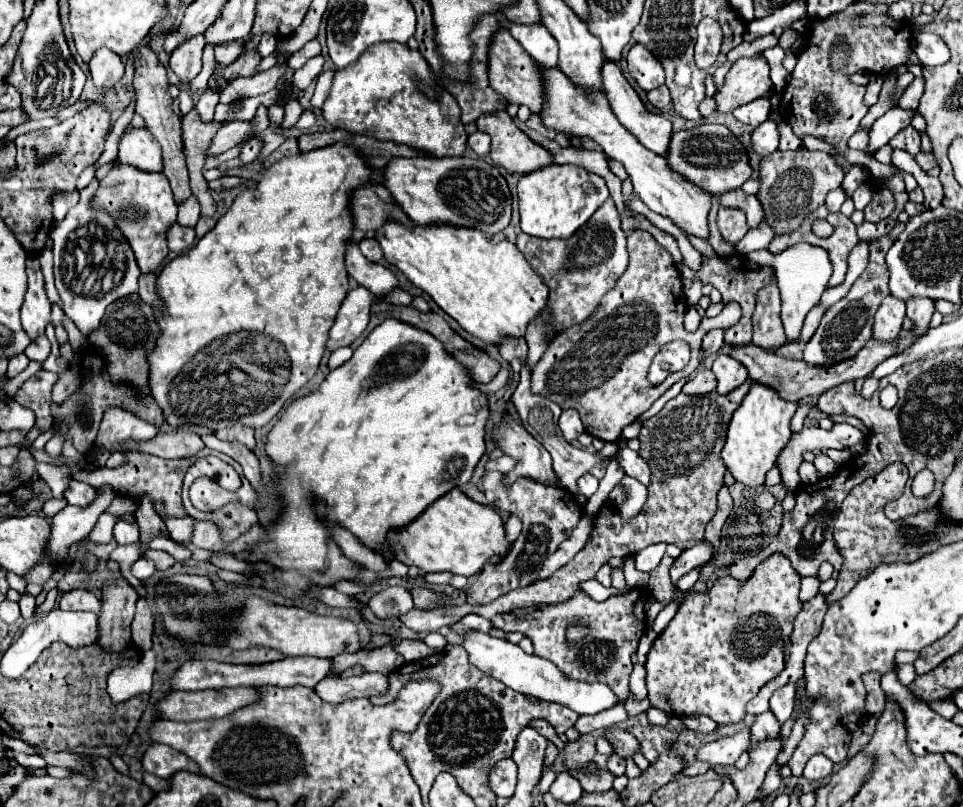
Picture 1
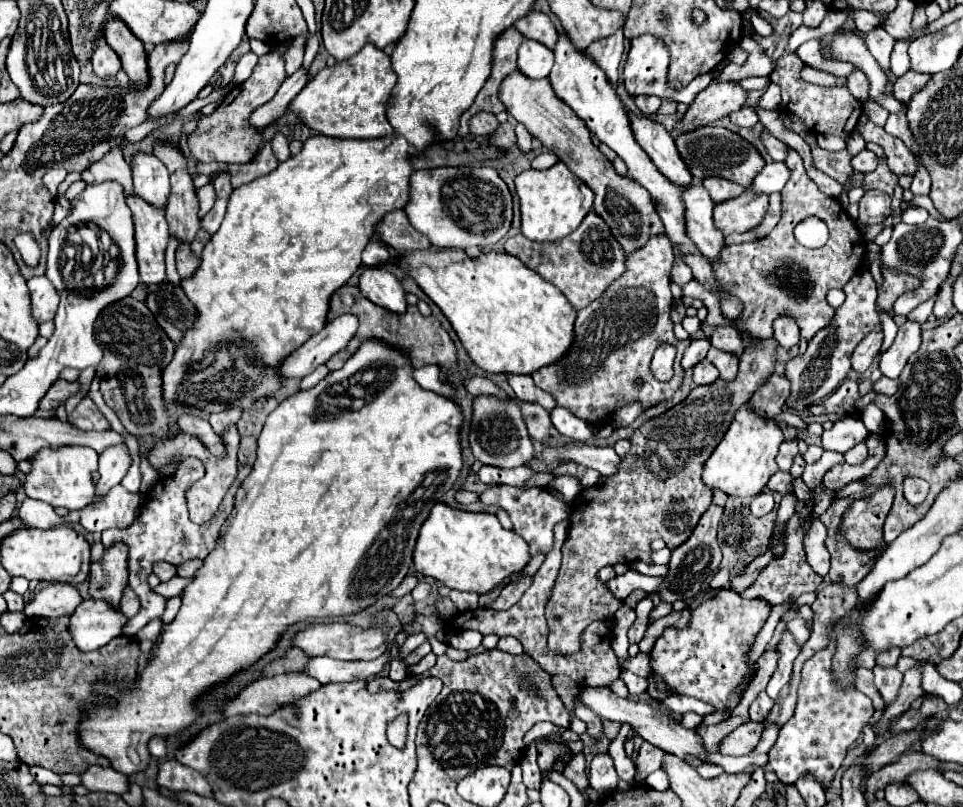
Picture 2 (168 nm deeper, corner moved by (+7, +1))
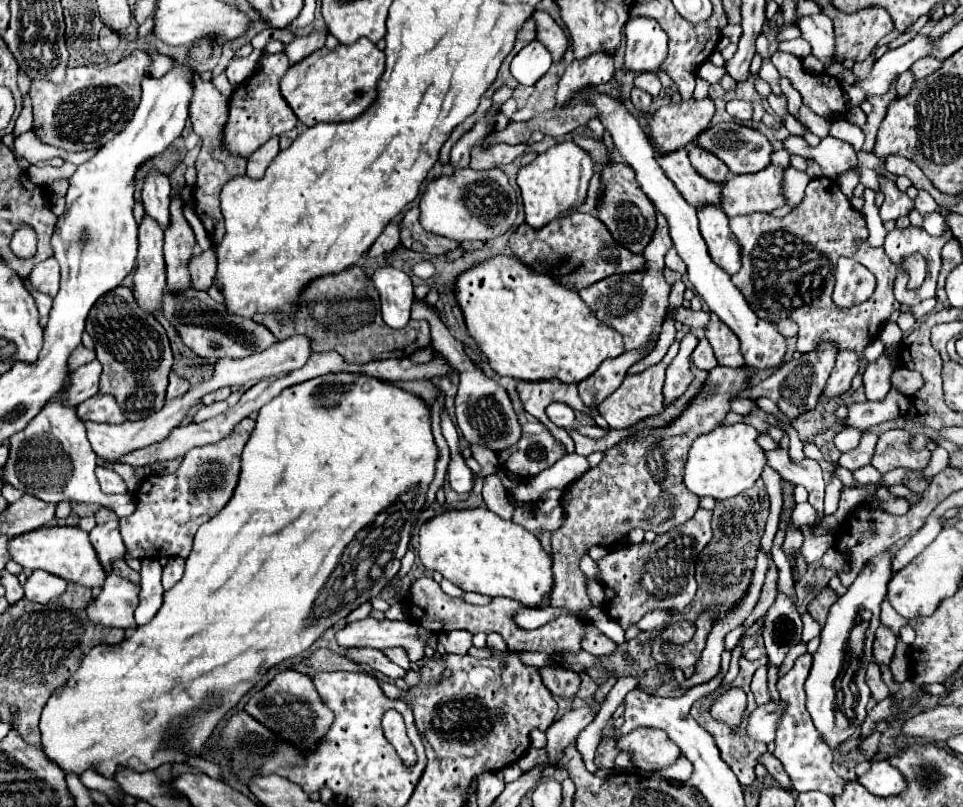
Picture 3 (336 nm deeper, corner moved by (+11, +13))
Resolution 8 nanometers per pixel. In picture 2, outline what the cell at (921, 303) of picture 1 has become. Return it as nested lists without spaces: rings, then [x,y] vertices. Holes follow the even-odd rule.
[[[907,321],[899,327],[899,333],[893,341],[893,345],[881,355],[879,369],[885,377],[897,379],[909,361],[909,357],[919,349],[921,345],[921,325]]]

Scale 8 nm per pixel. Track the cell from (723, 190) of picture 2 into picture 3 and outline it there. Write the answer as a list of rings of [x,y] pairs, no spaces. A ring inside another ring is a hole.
[[[689,145],[687,151],[689,151],[691,165],[701,177],[713,183],[725,183],[729,169],[721,163],[721,159],[717,159],[715,155],[709,155],[709,151],[701,151],[701,147],[695,147],[695,145]]]

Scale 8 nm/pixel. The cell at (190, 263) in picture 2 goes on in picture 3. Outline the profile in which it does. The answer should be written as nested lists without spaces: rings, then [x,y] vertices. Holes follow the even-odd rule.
[[[211,249],[203,251],[199,257],[191,257],[189,261],[189,273],[195,289],[209,289],[213,285],[215,271],[217,271],[217,259]]]

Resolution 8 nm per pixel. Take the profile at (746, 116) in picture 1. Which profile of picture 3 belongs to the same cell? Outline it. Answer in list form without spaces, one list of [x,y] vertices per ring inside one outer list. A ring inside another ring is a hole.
[[[729,101],[727,103],[727,113],[735,119],[741,119],[741,121],[747,121],[751,119],[753,115],[753,107],[749,101]]]

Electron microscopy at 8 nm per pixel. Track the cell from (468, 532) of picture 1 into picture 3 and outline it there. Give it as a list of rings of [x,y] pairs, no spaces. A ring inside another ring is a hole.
[[[487,507],[451,509],[427,519],[419,529],[419,559],[427,571],[439,571],[463,591],[509,597],[527,607],[537,607],[553,583],[551,557],[541,549],[539,539]]]

